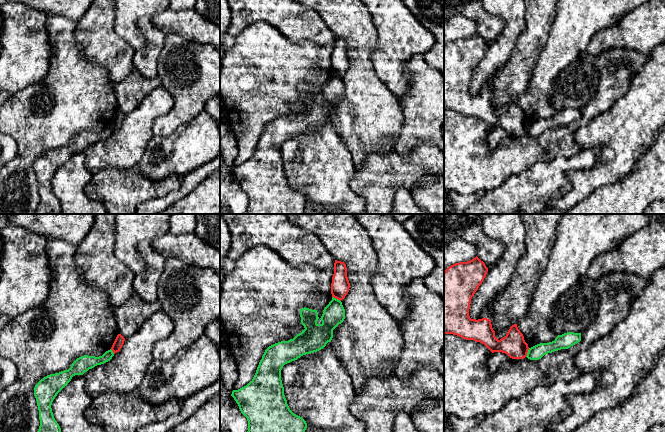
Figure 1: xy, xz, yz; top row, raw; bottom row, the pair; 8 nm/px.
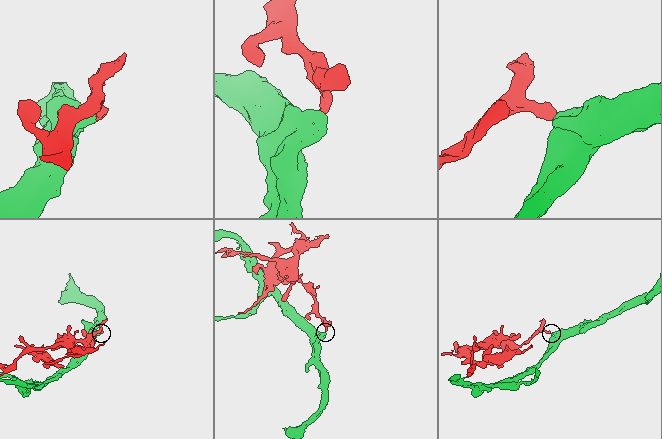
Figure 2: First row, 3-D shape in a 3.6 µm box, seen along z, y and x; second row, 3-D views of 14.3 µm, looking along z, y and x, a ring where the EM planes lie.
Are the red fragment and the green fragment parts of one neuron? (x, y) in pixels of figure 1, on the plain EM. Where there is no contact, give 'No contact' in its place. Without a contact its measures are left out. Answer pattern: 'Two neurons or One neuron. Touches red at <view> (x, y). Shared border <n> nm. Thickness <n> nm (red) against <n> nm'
Two neurons. Touches red at xz (336, 74). Shared border 80 nm. Thickness 150 nm (red) against 180 nm

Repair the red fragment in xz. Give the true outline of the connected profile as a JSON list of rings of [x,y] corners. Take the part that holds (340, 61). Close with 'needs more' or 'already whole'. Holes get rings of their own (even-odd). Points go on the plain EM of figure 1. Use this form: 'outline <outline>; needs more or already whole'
outline [[[335,36],[334,39],[334,50],[331,59],[331,70],[332,73],[343,76],[349,68],[350,59],[347,53],[346,40],[341,37]]]; already whole

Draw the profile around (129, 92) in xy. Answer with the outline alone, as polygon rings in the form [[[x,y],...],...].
[[[133,69],[113,87],[119,110],[125,115],[134,111],[141,101],[160,85],[158,77],[145,78],[138,70]]]

